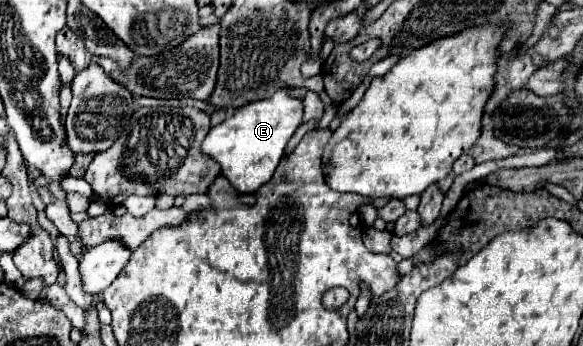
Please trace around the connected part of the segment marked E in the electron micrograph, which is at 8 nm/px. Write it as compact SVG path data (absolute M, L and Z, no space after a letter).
M283 86L271 98L249 102L237 108L227 120L211 128L203 140L203 152L221 164L223 176L241 194L251 194L271 180L285 146L303 122L303 100L291 96L291 86Z

